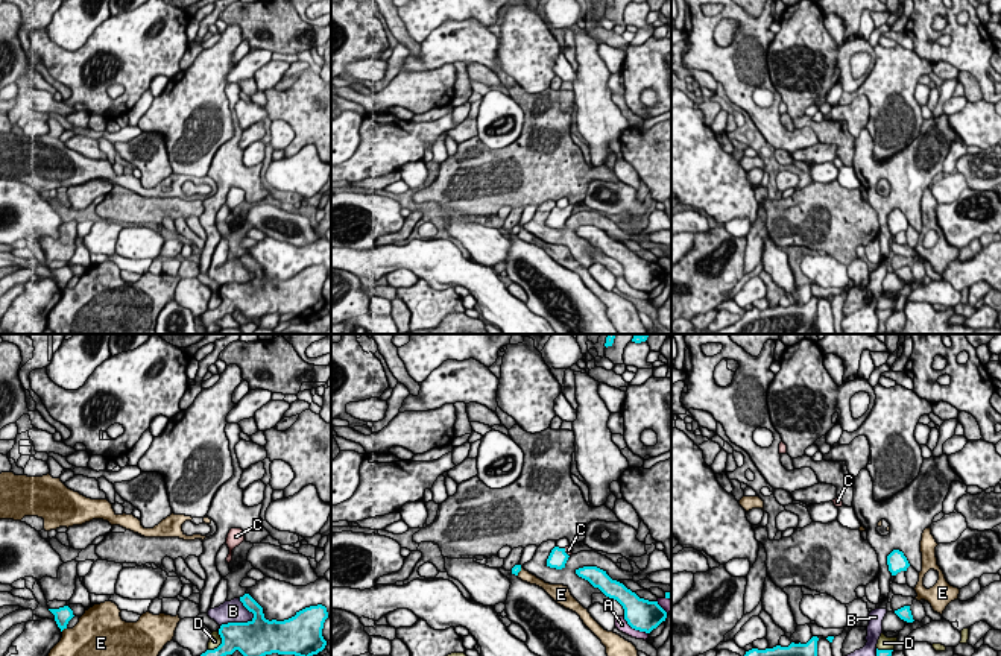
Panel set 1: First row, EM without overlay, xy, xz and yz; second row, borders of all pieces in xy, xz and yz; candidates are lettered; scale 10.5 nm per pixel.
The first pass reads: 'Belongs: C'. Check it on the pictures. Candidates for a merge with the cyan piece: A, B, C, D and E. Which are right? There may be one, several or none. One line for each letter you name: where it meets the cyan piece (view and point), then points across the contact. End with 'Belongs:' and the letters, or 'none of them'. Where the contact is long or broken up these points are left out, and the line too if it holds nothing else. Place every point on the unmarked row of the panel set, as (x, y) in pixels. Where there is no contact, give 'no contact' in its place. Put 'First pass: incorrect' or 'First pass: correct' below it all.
C: contact xz (565, 213); way xz (558, 217), (565, 213), (568, 210)
Belongs: C
First pass: correct

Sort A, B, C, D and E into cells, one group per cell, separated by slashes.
A D / B / C / E

